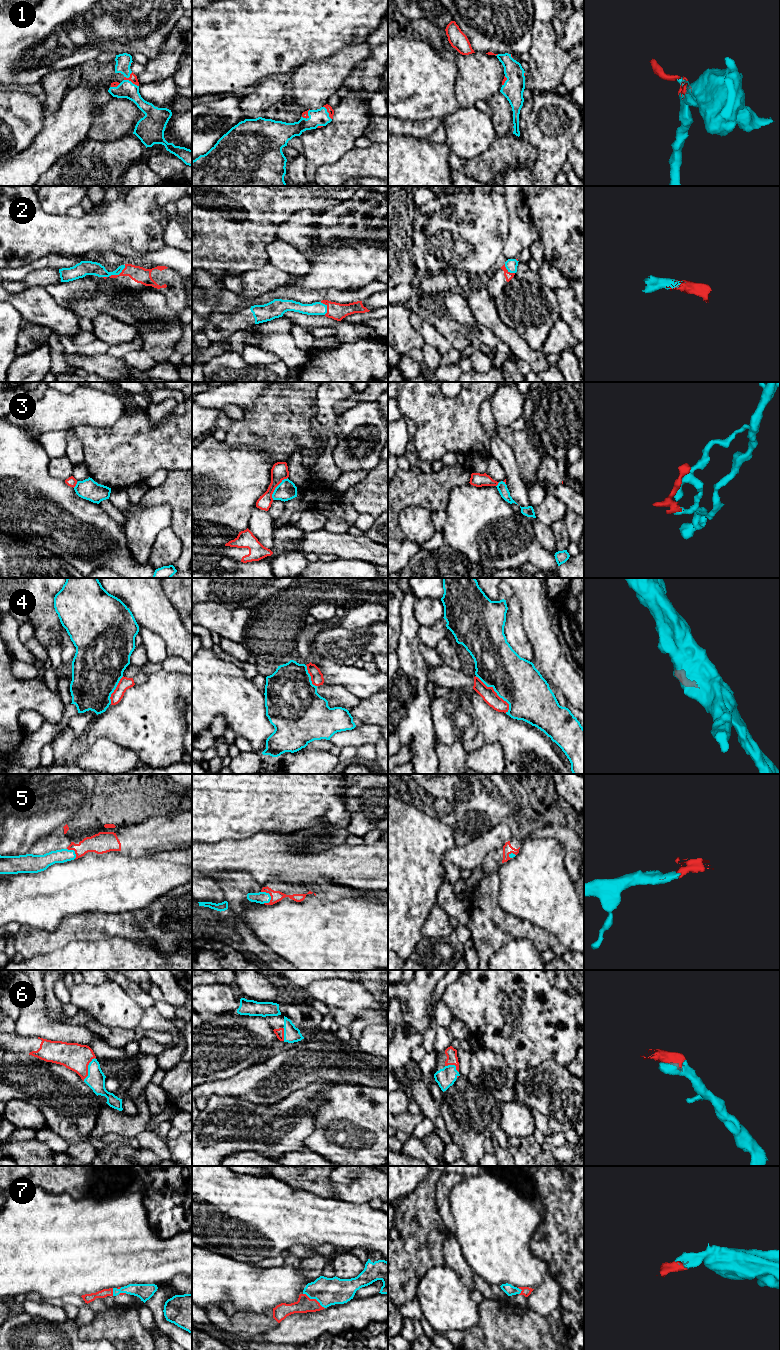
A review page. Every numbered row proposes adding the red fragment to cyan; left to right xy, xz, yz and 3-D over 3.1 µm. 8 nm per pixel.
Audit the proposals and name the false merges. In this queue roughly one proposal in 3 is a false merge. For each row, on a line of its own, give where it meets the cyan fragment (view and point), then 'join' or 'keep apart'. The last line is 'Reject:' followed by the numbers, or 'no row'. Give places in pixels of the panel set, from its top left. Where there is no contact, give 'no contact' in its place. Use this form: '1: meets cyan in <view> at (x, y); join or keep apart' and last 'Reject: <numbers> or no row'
1: meets cyan in xy at (130, 81); join
2: meets cyan in xy at (117, 274); join
3: meets cyan in xz at (275, 488); keep apart
4: meets cyan in yz at (495, 691); keep apart
5: meets cyan in xz at (269, 895); join
6: meets cyan in xy at (88, 1069); join
7: meets cyan in xz at (314, 1298); join
Reject: 3, 4

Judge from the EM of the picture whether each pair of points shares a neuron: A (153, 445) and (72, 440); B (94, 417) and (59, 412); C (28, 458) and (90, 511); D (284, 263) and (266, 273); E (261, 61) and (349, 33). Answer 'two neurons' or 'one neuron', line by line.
A: two neurons
B: one neuron
C: one neuron
D: two neurons
E: one neuron

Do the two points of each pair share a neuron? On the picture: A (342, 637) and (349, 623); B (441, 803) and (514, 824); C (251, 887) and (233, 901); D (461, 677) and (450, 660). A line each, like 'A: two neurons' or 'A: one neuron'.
A: two neurons
B: two neurons
C: one neuron
D: two neurons

